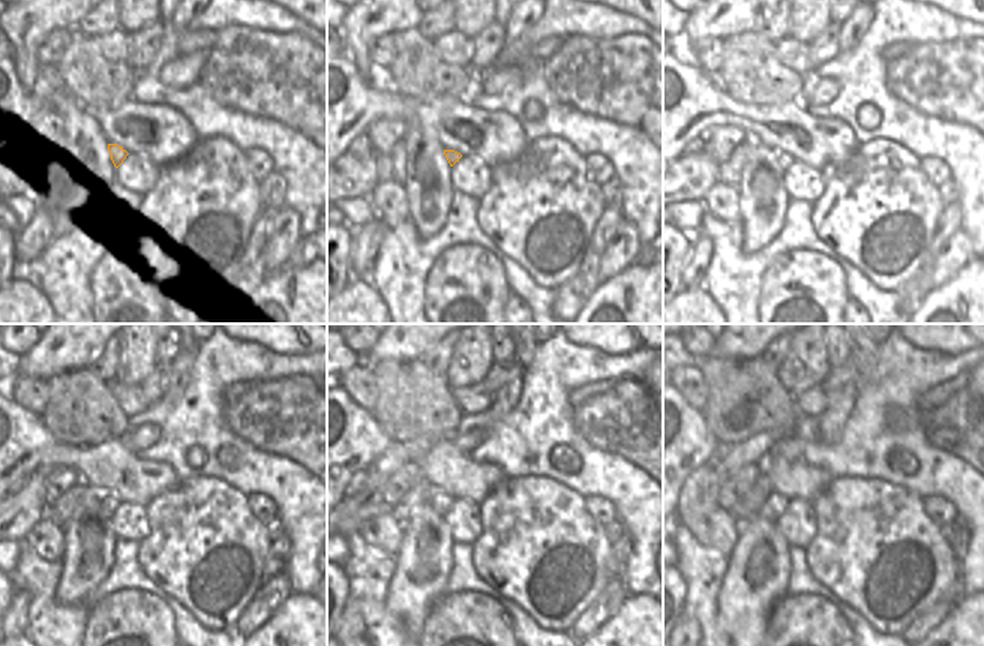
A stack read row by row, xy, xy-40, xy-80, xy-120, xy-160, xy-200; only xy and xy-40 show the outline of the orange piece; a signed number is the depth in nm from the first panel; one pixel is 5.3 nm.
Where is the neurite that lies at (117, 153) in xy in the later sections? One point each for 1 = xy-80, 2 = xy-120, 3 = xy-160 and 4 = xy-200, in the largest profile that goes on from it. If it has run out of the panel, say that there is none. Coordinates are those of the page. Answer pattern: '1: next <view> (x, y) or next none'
1: next xy-80 (785, 159)
2: next xy-120 (108, 501)
3: next xy-160 (440, 501)
4: next xy-200 (776, 504)

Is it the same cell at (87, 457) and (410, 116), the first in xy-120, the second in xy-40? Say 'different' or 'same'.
same

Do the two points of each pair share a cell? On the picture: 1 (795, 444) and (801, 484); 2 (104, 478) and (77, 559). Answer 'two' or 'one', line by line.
1: two
2: two

